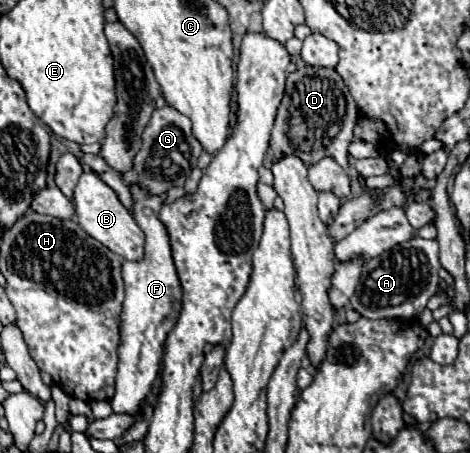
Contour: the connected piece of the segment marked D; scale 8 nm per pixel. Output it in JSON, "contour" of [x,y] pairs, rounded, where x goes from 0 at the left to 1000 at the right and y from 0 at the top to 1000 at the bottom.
{"contour":[[[645,146],[611,168],[606,212],[589,243],[585,278],[572,313],[577,358],[602,344],[636,344],[653,366],[674,362],[687,349],[709,349],[738,375],[743,318],[755,309],[751,283],[760,265],[755,221],[713,150]]]}

